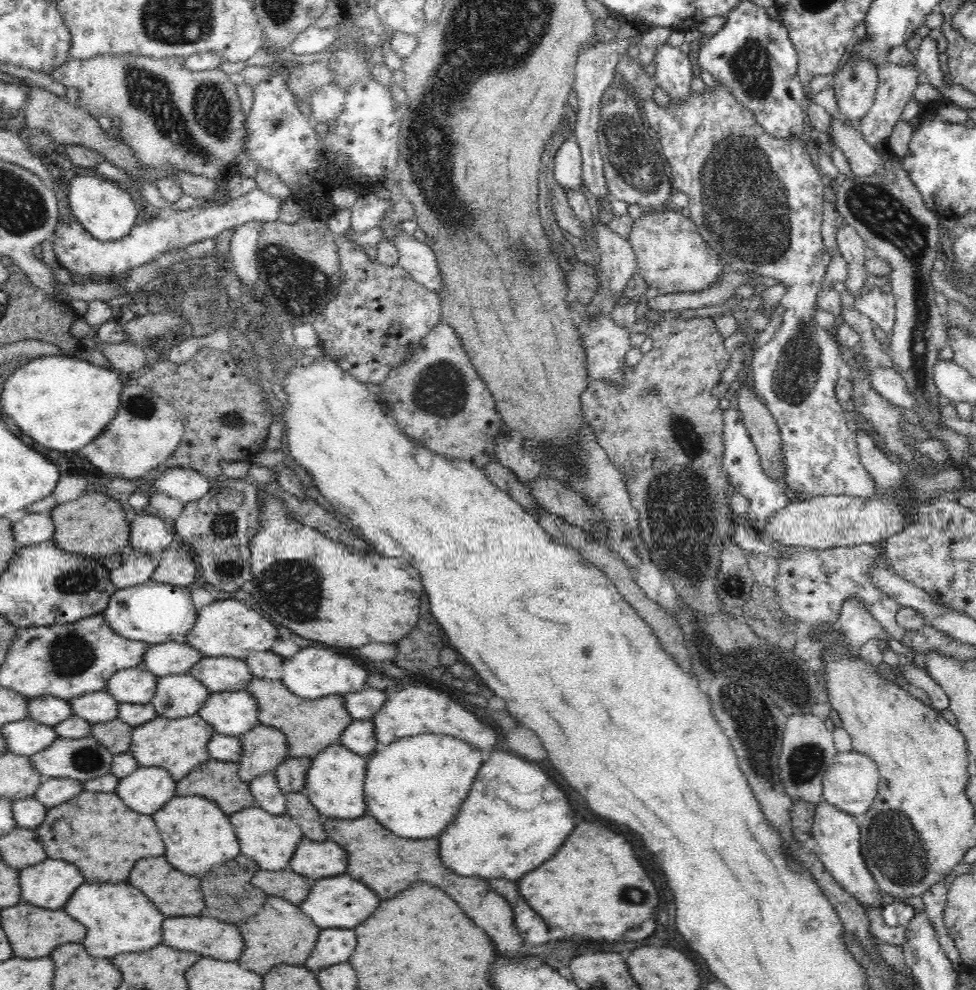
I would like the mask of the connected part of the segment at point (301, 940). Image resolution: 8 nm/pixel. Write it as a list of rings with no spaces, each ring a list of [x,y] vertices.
[[[267,895],[262,908],[254,916],[244,918],[237,927],[244,936],[244,952],[238,958],[238,965],[258,974],[266,974],[274,964],[302,966],[312,954],[320,934],[320,927],[300,910],[299,905],[272,895]]]

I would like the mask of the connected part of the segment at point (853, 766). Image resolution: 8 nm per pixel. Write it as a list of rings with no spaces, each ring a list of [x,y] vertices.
[[[841,752],[835,756],[823,778],[823,800],[861,819],[872,806],[880,784],[878,765],[865,754]]]

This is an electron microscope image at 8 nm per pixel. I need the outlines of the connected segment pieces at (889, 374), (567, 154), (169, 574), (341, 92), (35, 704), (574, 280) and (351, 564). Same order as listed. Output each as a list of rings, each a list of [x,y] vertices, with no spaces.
[[[878,366],[870,372],[872,387],[880,396],[887,398],[892,404],[902,408],[914,408],[916,397],[912,391],[908,391],[906,379],[892,369]]]
[[[566,138],[557,150],[553,174],[565,190],[580,189],[583,185],[583,158],[576,138]]]
[[[182,548],[182,554],[178,550],[166,550],[164,558],[158,561],[160,564],[157,563],[156,570],[152,574],[153,581],[181,587],[199,582],[198,566],[192,560],[190,550],[186,552]]]
[[[332,82],[314,90],[308,102],[311,106],[311,118],[315,123],[332,125],[344,110],[345,90]]]
[[[52,696],[31,698],[28,703],[28,712],[30,719],[50,726],[74,715],[68,699],[64,700]]]
[[[578,262],[565,276],[569,286],[568,295],[582,304],[588,304],[595,297],[600,286],[596,269]]]
[[[266,498],[266,504],[259,509],[260,513],[260,530],[256,532],[256,536],[249,542],[251,555],[250,564],[253,574],[252,582],[253,588],[252,594],[256,596],[256,602],[260,604],[260,610],[268,612],[268,616],[282,624],[284,628],[292,630],[292,632],[298,632],[298,636],[302,638],[308,638],[308,640],[316,640],[316,642],[324,642],[328,646],[336,646],[336,648],[358,648],[358,646],[364,646],[364,644],[372,644],[372,642],[382,642],[382,644],[390,644],[390,642],[397,643],[400,638],[404,638],[418,622],[420,618],[420,596],[422,596],[422,584],[420,584],[420,574],[414,566],[410,566],[404,558],[368,558],[364,560],[362,556],[358,554],[352,554],[344,544],[338,544],[338,542],[332,542],[330,538],[326,538],[324,534],[320,534],[318,530],[310,528],[297,522],[292,515],[292,511],[288,511],[284,507],[284,502],[281,502],[279,498]]]

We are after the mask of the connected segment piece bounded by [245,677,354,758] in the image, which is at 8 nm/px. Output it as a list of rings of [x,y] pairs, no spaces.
[[[254,677],[245,688],[258,703],[258,718],[263,725],[281,730],[288,740],[290,757],[314,758],[323,748],[339,744],[344,729],[354,720],[346,710],[343,695],[305,699],[286,688],[281,680]]]

